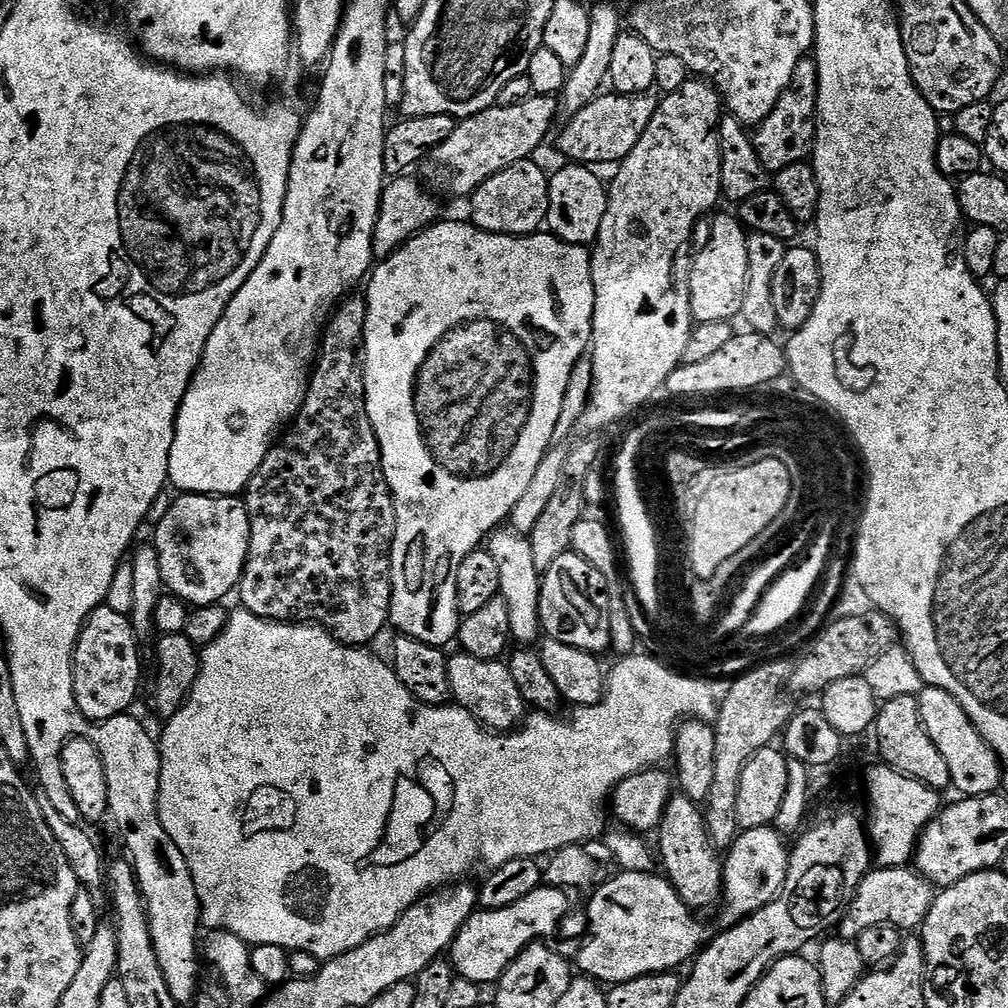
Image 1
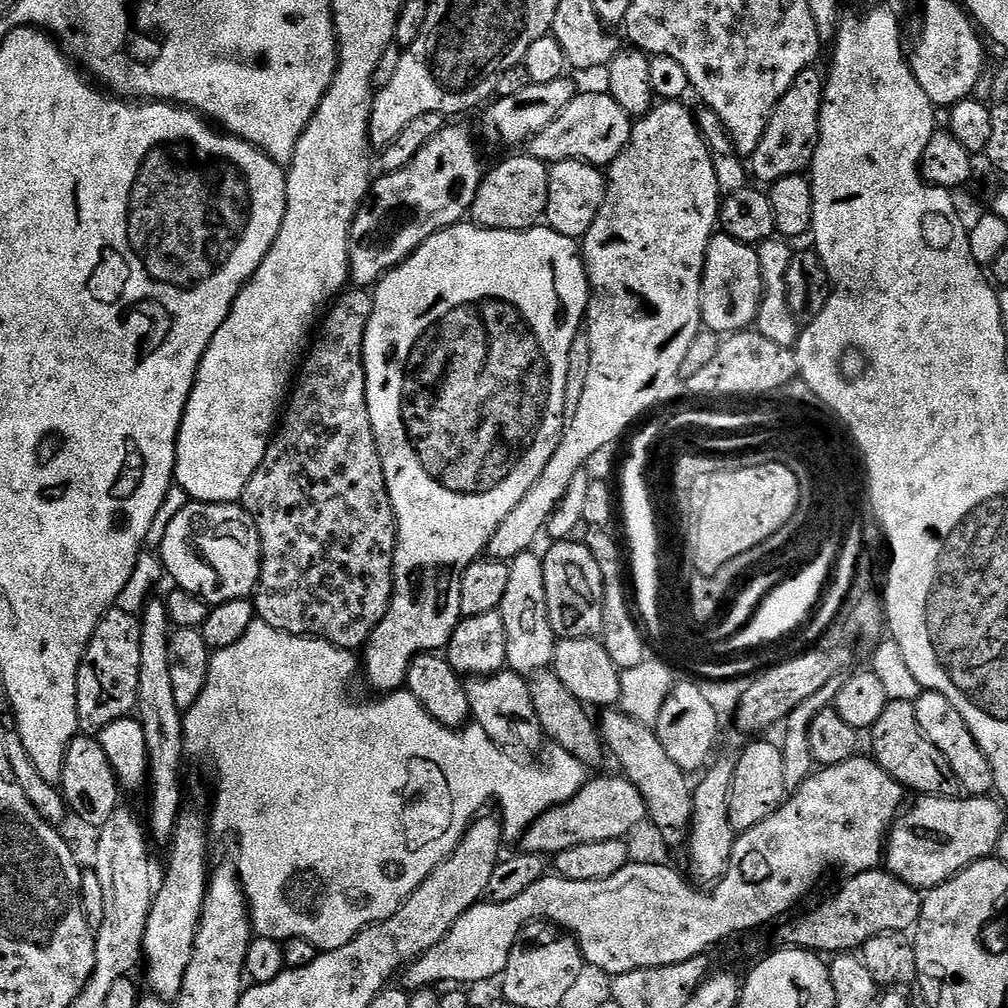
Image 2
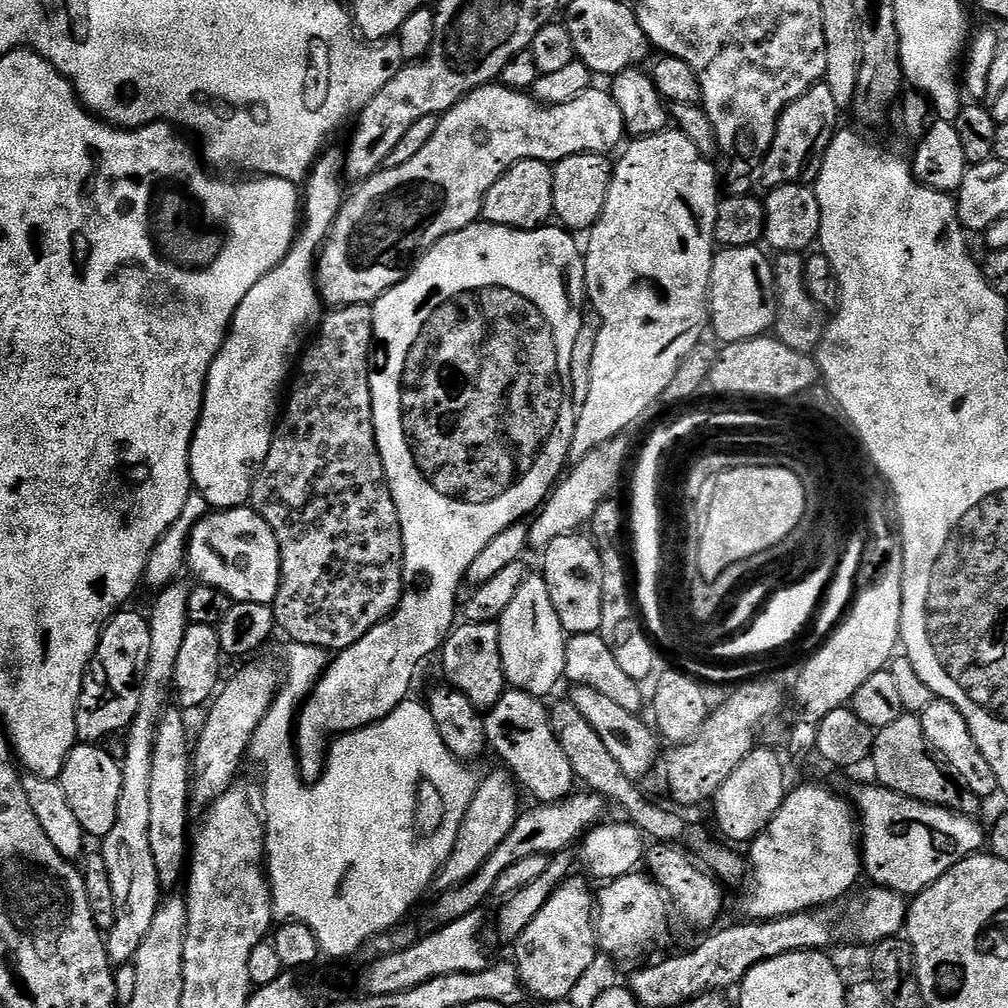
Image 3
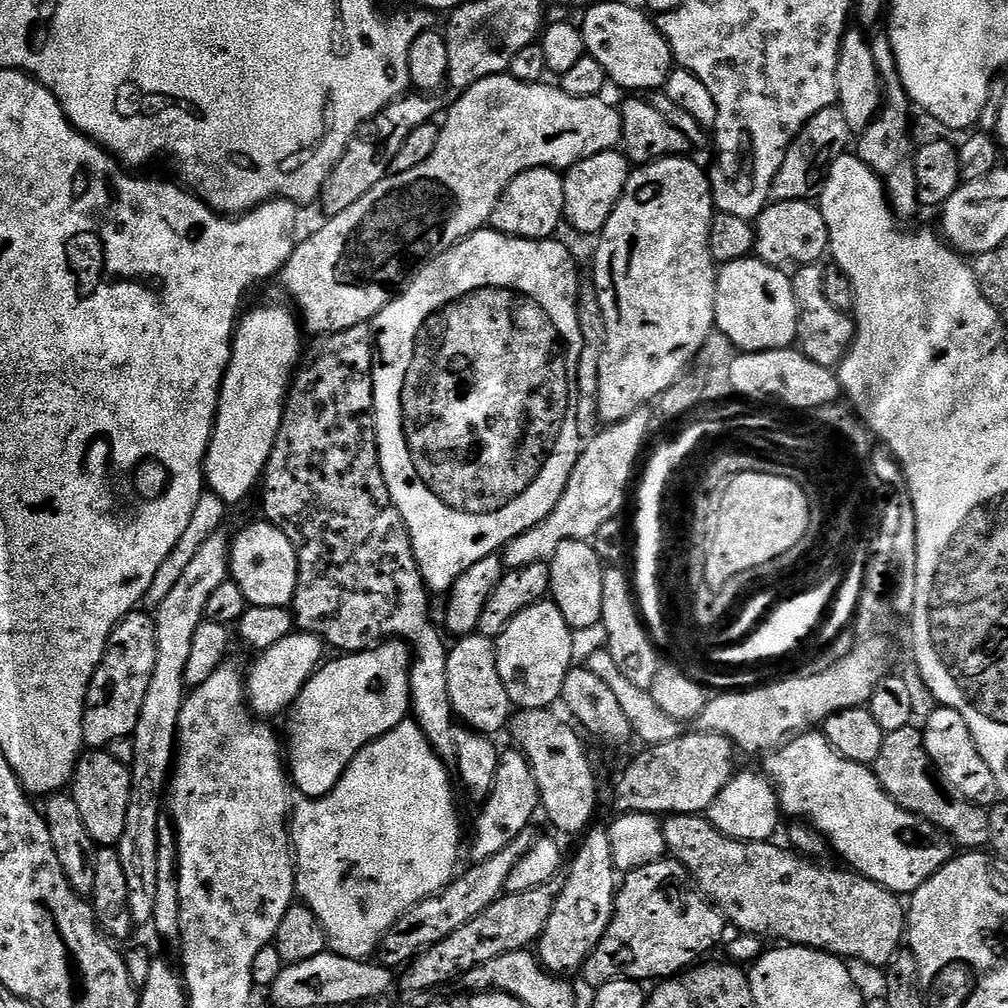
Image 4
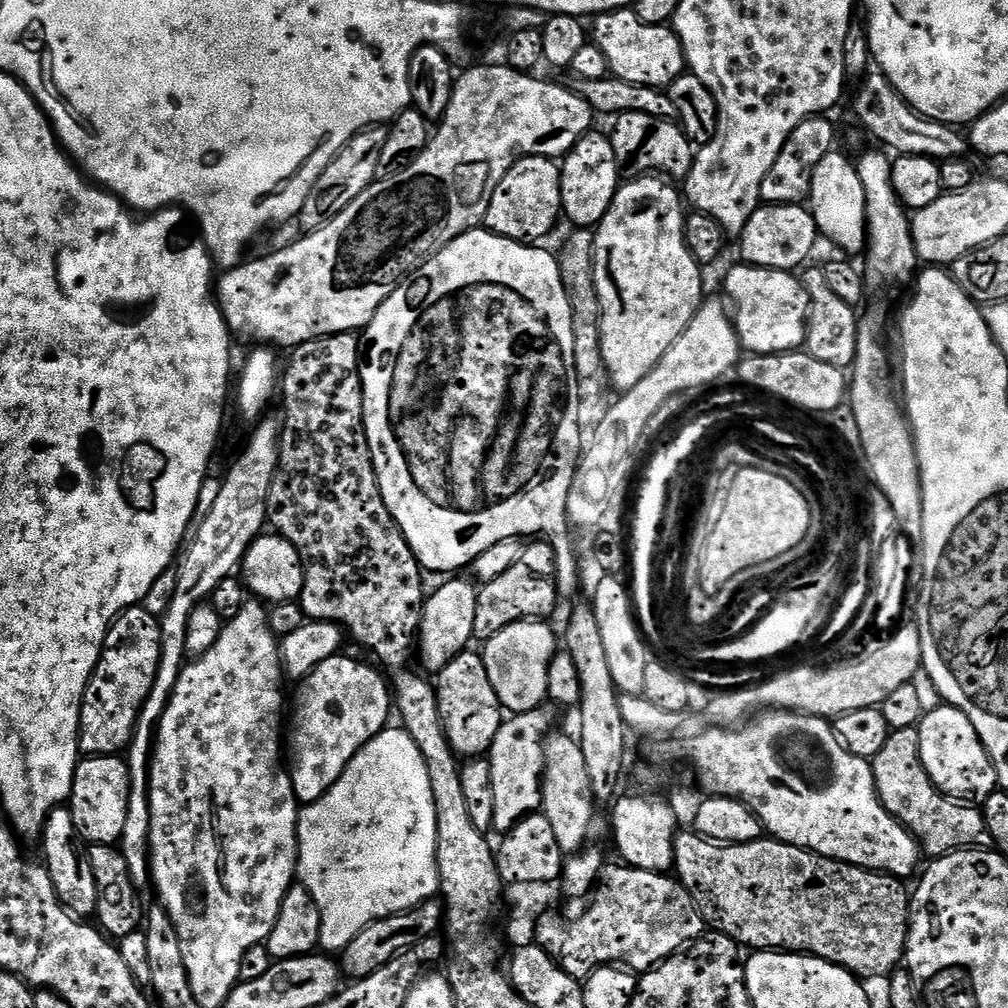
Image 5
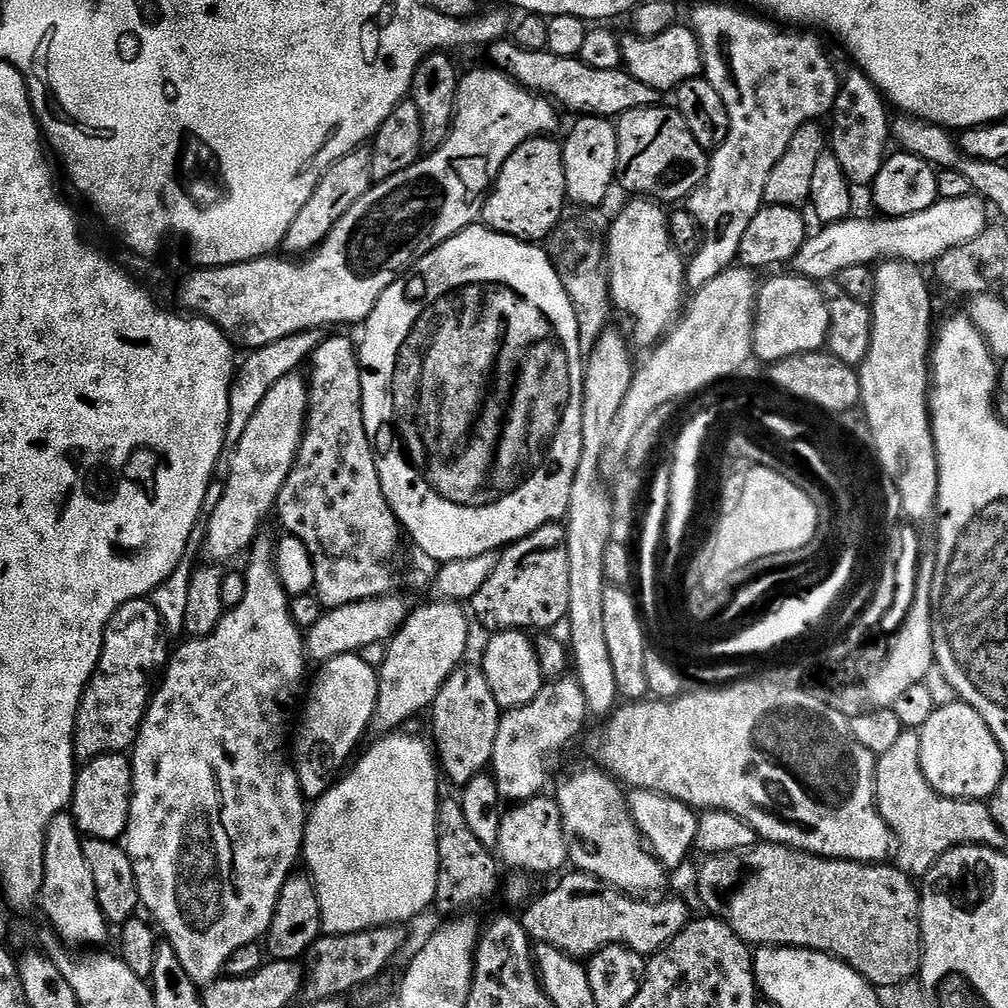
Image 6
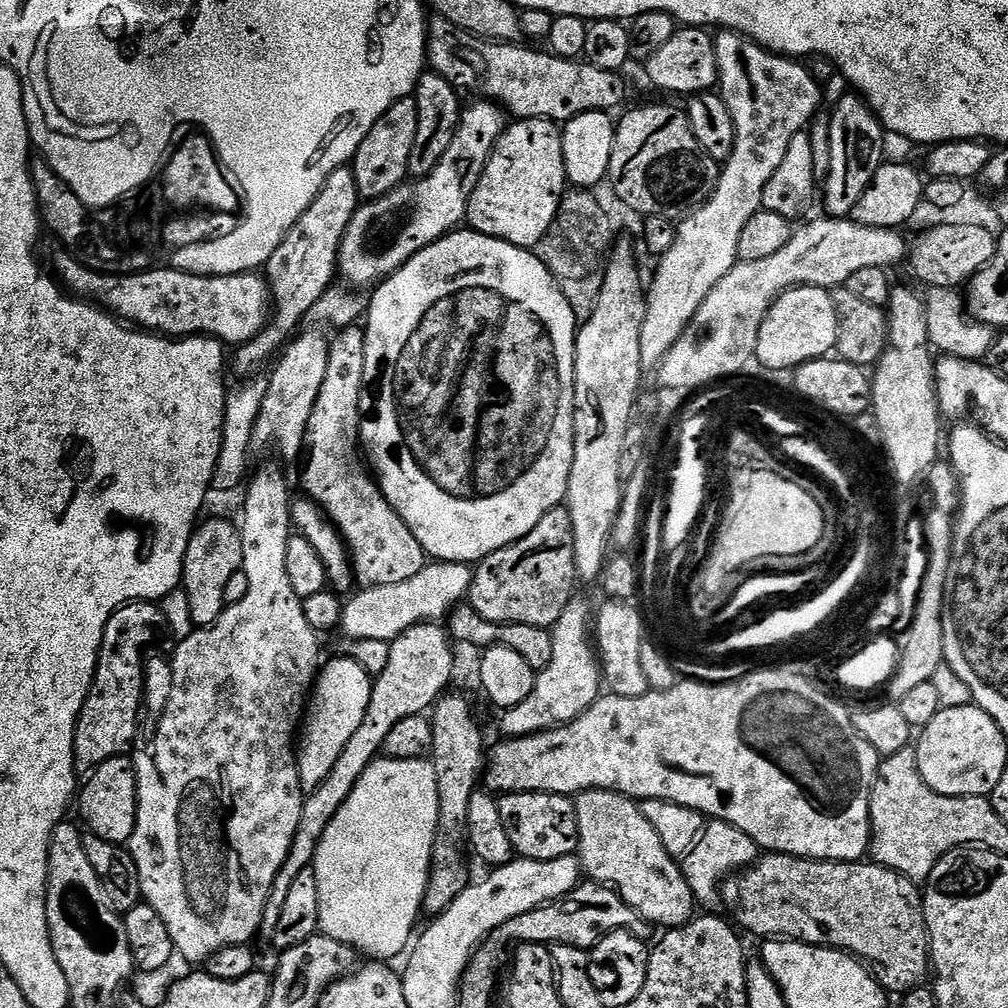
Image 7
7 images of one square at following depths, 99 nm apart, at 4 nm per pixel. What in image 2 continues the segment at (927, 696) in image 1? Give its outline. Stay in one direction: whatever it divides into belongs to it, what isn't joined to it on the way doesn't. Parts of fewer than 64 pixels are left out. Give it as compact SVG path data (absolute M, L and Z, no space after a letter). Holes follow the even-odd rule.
M924 690L914 703L918 726L922 726L926 738L930 738L930 742L934 742L934 746L938 746L938 750L942 750L942 758L946 758L946 762L950 762L961 789L968 796L991 797L996 792L994 770L990 766L986 754L982 754L982 746L978 746L974 734L970 734L970 726L966 726L966 718L962 718L962 714L958 714L954 702L950 702L950 698L946 698L942 694Z

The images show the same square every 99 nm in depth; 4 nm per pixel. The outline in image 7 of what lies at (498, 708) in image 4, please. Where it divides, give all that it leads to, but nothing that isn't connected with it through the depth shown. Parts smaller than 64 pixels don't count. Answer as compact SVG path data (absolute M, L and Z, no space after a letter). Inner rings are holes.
M445 694L436 701L430 712L433 730L433 750L430 757L434 778L438 782L438 826L432 847L432 869L424 895L423 911L439 914L466 890L470 883L466 841L468 839L468 812L470 798L482 784L482 771L486 766L486 747L480 720L472 704L464 696Z

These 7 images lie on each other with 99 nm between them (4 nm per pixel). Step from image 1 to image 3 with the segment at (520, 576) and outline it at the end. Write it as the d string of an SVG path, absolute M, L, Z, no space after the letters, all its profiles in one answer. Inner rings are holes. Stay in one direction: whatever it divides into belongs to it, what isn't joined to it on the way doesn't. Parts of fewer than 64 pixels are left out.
M525 575L522 586L518 586L518 594L514 594L514 602L500 615L498 627L505 681L515 691L548 698L556 683L565 679L568 640L562 622L558 622L558 610L554 610L554 602L550 602L550 590L543 575Z

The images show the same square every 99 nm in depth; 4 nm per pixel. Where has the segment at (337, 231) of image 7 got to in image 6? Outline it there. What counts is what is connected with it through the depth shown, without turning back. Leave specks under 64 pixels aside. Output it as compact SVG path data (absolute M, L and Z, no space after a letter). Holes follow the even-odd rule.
M361 146L350 154L338 158L338 162L334 162L330 166L330 170L326 170L326 174L322 174L314 194L310 194L306 206L302 206L298 218L294 218L294 222L290 222L290 230L286 230L282 248L283 251L288 251L285 253L289 257L300 258L305 254L315 252L320 247L320 243L330 234L330 230L334 230L334 226L338 226L338 222L344 217L346 210L350 210L350 206L354 206L354 202L358 202L358 198L362 198L362 194L368 192L374 183L370 170L371 161L371 151L367 147Z

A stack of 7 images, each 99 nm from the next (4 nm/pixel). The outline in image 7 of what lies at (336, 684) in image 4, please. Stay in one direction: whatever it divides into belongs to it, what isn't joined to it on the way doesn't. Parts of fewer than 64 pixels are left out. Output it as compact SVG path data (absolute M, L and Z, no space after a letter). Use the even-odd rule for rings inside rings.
M335 659L330 661L329 664L327 661L316 677L316 683L306 705L302 731L298 736L296 765L300 775L300 785L306 794L318 790L318 786L324 781L326 774L330 774L330 770L334 770L334 762L338 762L342 750L346 750L346 742L350 742L351 736L358 731L358 726L362 726L362 718L366 718L366 706L370 706L370 694L374 683L373 677L354 660Z

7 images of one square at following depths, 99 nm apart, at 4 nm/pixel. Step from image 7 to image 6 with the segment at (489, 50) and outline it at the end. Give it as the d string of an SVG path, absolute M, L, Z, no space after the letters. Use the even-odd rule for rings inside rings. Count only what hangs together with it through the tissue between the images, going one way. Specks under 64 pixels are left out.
M508 38L491 45L490 52L493 60L491 63L499 71L505 72L510 79L515 80L529 92L548 97L565 113L576 112L577 117L619 118L630 110L642 110L659 105L662 100L661 92L646 86L646 82L638 82L638 78L634 78L623 67L614 70L594 70L594 66L586 66L586 62L575 56L562 58L549 51L522 50Z

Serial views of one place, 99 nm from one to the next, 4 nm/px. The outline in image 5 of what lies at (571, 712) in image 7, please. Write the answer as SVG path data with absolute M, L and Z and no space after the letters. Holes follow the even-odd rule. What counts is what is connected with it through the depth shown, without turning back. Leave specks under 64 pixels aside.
M541 706L529 712L517 712L505 719L504 725L494 734L494 742L488 747L486 759L490 762L490 779L494 782L494 822L497 833L508 832L518 821L541 811L544 802L544 746L553 731L552 712Z

